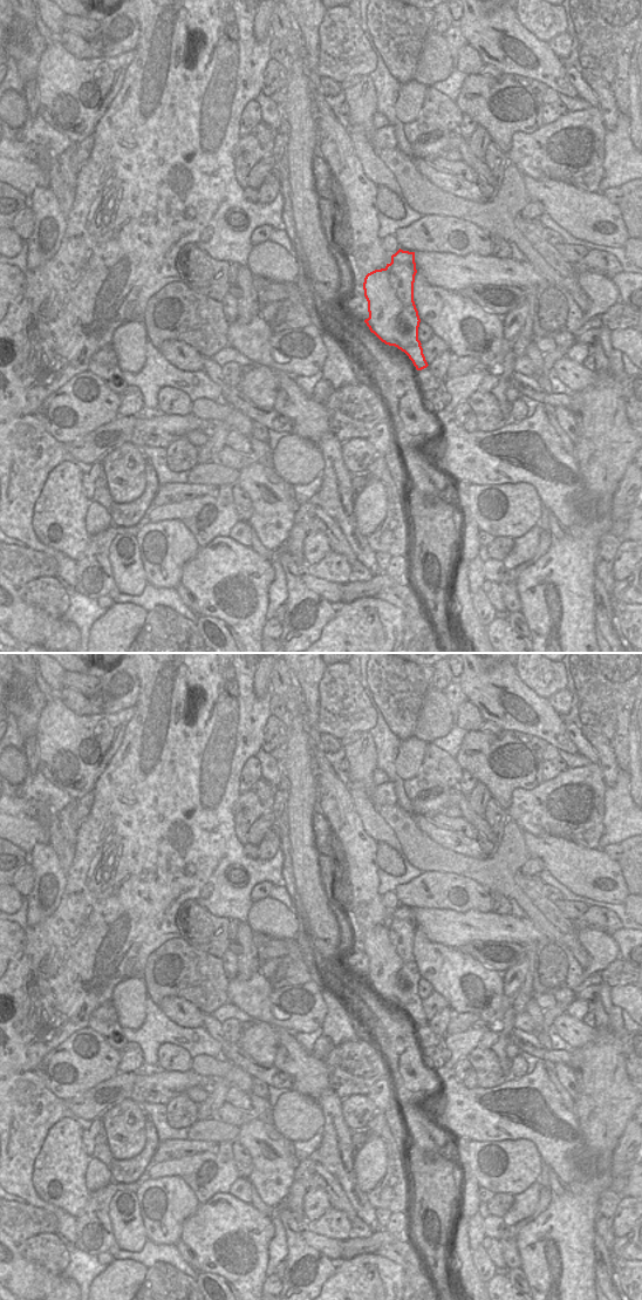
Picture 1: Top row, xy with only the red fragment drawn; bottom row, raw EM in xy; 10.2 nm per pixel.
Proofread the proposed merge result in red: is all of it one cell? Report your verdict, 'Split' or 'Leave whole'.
Split.

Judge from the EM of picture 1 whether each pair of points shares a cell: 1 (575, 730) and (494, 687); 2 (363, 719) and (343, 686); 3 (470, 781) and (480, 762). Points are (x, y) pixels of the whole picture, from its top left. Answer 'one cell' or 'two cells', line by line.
1: two cells
2: one cell
3: two cells

